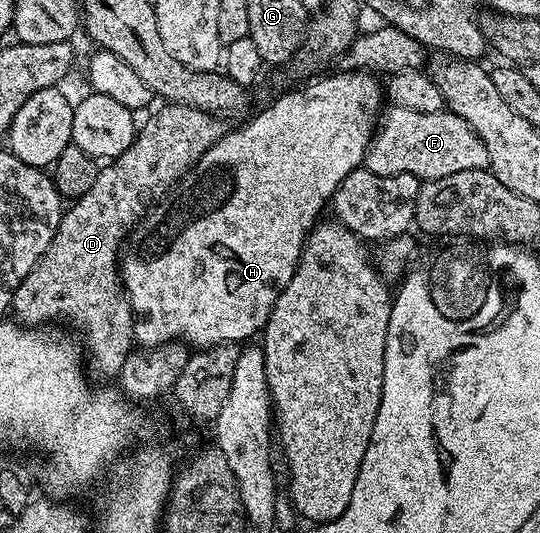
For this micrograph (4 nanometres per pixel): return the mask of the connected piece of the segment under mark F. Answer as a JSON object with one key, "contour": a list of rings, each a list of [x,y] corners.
{"contour":[[[390,106],[385,109],[374,129],[374,137],[366,147],[364,167],[372,174],[412,174],[419,182],[425,182],[448,178],[448,174],[460,174],[460,170],[489,169],[490,163],[488,150],[478,132],[455,112],[443,110],[436,114],[420,114],[416,110]]]}

